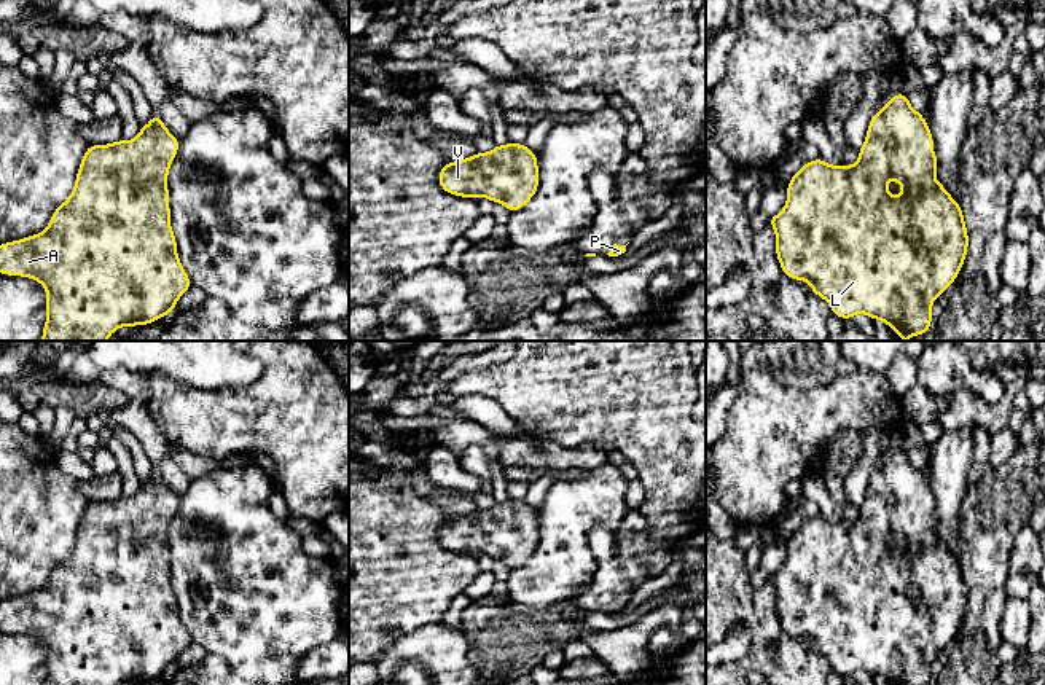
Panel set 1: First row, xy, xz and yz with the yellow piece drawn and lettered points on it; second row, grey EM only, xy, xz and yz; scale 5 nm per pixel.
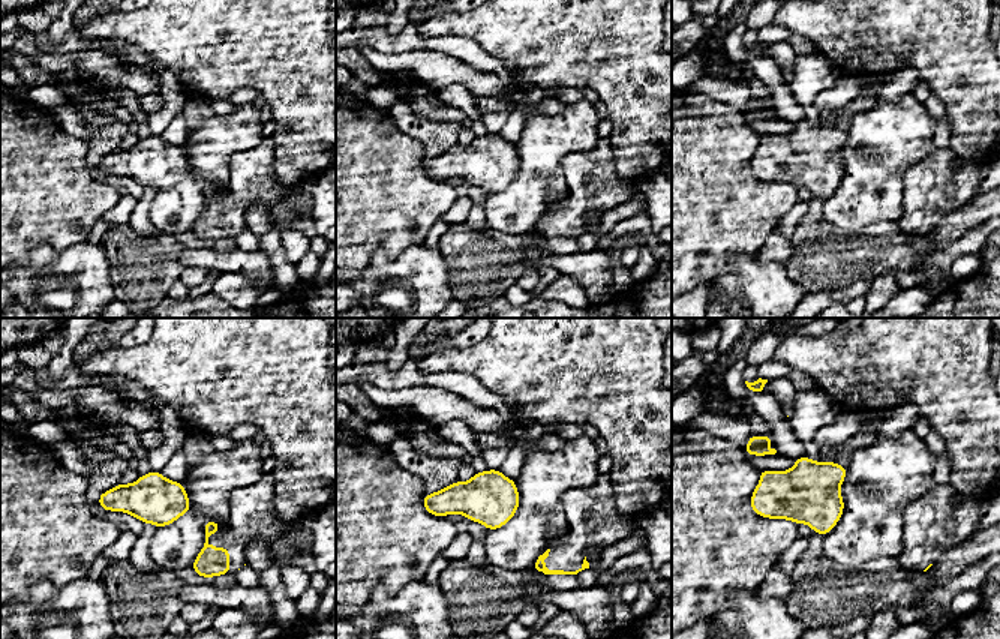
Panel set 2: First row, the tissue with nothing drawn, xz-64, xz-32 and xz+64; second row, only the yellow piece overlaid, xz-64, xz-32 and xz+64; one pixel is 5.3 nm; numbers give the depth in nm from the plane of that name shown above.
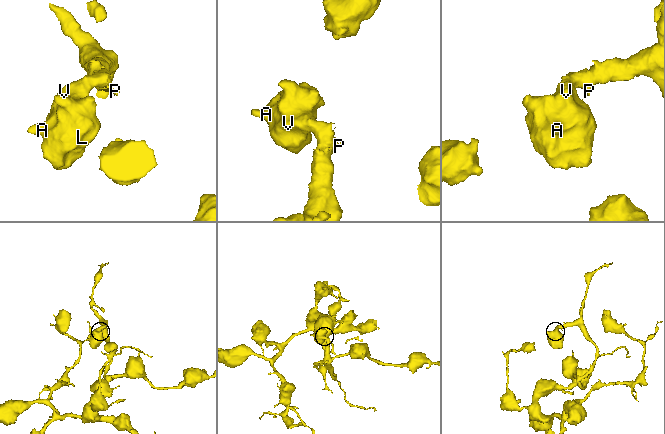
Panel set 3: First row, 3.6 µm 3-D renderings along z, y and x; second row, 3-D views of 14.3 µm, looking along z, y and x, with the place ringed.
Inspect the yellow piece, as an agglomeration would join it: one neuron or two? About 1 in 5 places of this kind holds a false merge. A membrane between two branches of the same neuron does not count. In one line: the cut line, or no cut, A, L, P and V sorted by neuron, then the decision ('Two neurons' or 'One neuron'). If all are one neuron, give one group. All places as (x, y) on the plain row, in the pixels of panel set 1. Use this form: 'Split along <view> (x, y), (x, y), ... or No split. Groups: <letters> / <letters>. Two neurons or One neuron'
No split. Groups: A L P V. One neuron

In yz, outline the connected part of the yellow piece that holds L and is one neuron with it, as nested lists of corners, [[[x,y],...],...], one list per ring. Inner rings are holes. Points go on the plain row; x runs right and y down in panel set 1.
[[[908,451],[892,452],[881,468],[873,470],[854,523],[830,523],[817,515],[790,535],[784,566],[769,575],[781,626],[790,636],[804,637],[841,677],[862,669],[890,685],[930,685],[932,661],[959,632],[969,605],[962,566],[935,537],[937,526],[933,495],[924,472],[910,462]],[[890,534],[905,546],[902,551],[887,548]]]

